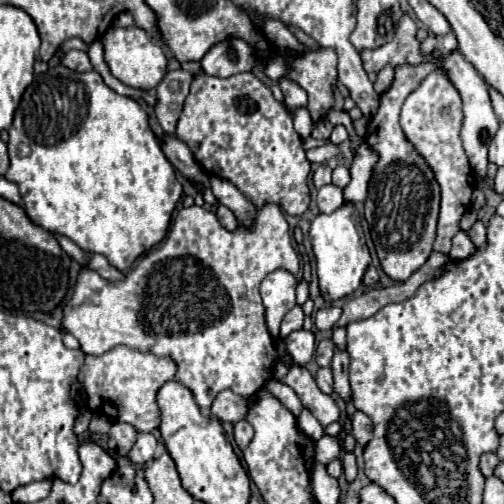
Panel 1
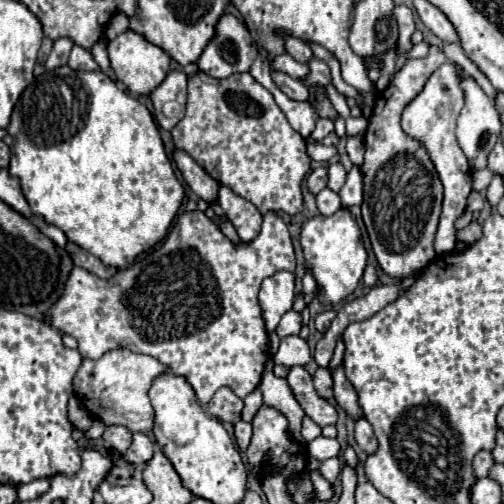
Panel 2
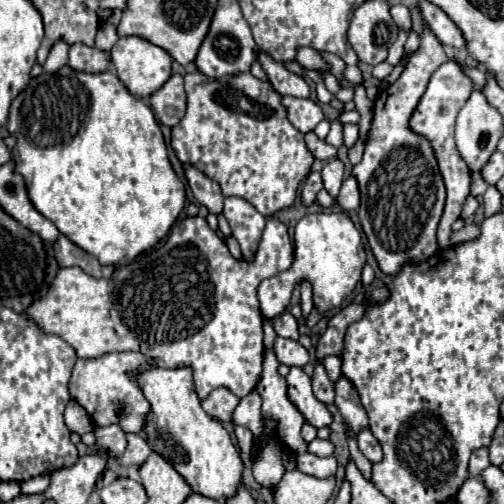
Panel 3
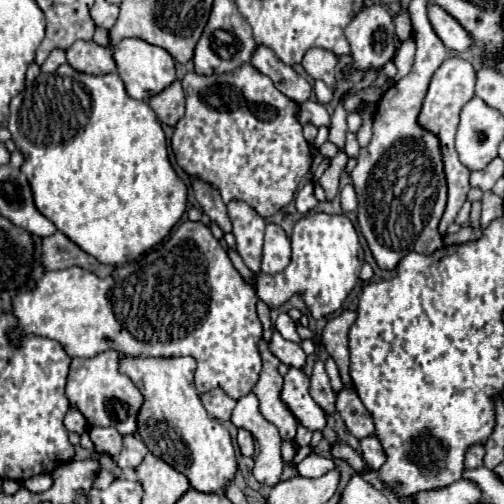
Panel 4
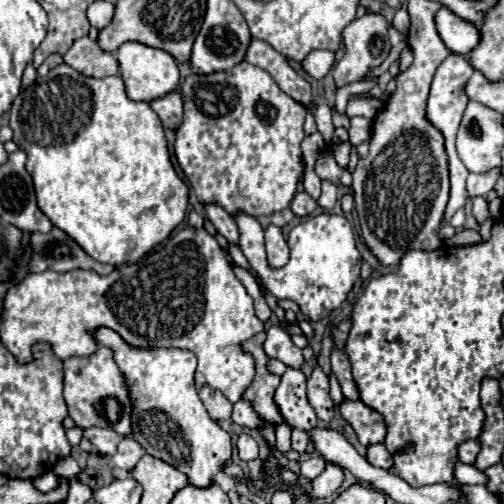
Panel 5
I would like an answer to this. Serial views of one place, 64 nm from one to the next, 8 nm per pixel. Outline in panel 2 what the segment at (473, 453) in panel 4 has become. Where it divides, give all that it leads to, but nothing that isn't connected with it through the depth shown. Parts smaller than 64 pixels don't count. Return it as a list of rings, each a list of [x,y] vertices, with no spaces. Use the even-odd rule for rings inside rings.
[[[480,450],[476,456],[474,456],[474,460],[472,460],[472,468],[474,468],[474,476],[486,476],[488,474],[488,470],[492,468],[492,464],[494,464],[494,460],[492,460],[492,454],[488,452],[488,450]]]

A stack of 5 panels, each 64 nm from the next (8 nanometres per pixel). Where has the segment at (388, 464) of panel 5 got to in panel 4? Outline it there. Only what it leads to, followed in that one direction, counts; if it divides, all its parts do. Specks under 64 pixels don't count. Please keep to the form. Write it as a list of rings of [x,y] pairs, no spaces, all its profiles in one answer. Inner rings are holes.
[[[364,438],[360,444],[362,444],[362,458],[366,460],[366,464],[374,470],[380,470],[382,464],[386,462],[386,454],[384,454],[380,440],[378,438]]]

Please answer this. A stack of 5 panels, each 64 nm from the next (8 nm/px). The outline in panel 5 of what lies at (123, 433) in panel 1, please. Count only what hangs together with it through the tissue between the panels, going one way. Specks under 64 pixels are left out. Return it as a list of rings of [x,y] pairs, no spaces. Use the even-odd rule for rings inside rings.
[[[86,428],[84,438],[90,440],[90,444],[100,456],[114,456],[116,446],[122,440],[122,436],[116,434],[112,428]]]

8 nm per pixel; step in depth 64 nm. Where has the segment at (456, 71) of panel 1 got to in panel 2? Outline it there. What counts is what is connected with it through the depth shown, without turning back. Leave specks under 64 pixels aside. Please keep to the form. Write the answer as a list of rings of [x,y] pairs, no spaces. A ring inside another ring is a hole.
[[[464,78],[462,80],[462,90],[466,94],[466,104],[458,116],[458,124],[456,124],[456,140],[462,148],[462,152],[468,158],[468,164],[472,170],[480,170],[486,168],[486,158],[492,152],[494,144],[498,142],[502,124],[500,124],[500,114],[494,108],[494,102],[484,94],[484,90],[472,80],[472,78]]]

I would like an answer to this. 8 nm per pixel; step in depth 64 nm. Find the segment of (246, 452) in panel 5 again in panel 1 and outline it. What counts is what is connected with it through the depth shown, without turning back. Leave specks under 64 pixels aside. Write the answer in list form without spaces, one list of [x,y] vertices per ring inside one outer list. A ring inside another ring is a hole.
[[[240,420],[234,424],[234,438],[236,438],[236,444],[240,450],[244,450],[250,444],[252,436],[254,436],[254,430],[246,420]]]

